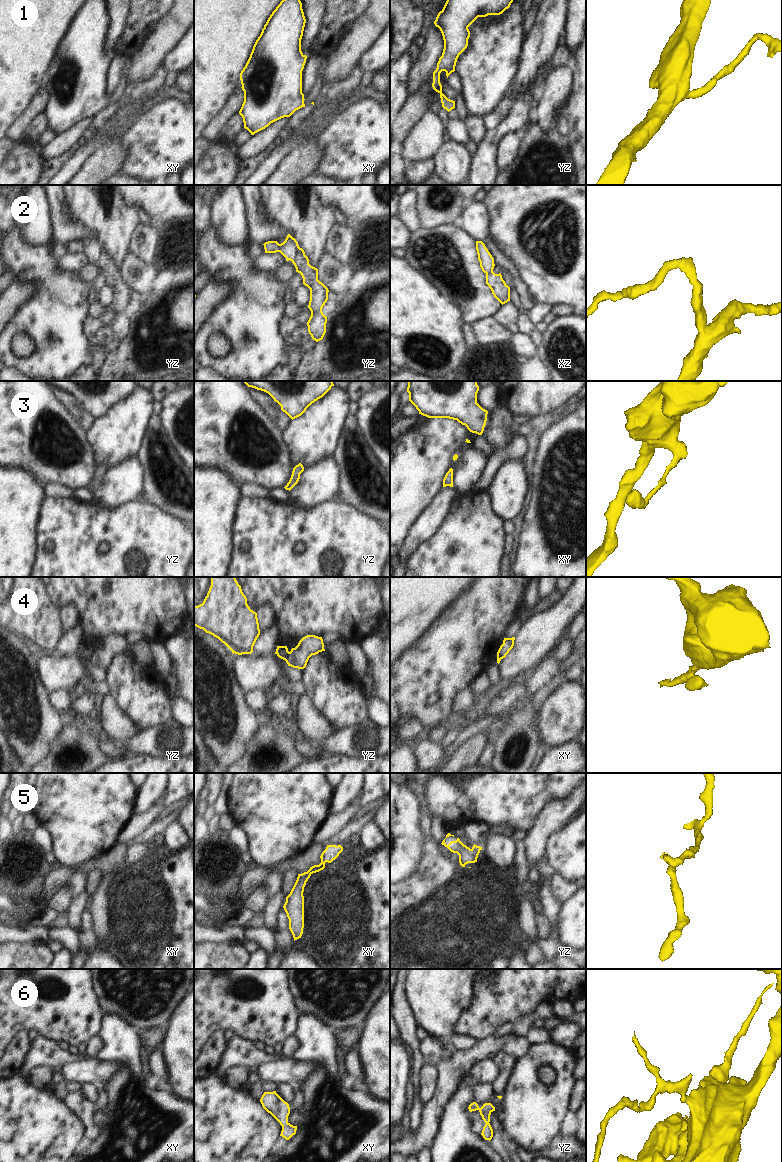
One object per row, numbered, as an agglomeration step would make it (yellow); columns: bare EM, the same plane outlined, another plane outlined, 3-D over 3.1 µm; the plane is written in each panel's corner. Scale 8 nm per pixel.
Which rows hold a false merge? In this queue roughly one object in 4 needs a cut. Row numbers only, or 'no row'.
2, 4

